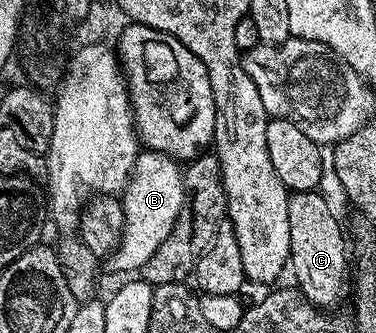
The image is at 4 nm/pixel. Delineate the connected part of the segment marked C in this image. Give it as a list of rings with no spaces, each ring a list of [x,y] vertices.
[[[297,190],[288,197],[291,249],[289,270],[295,273],[294,285],[308,302],[320,308],[331,308],[327,306],[333,305],[349,290],[349,242],[345,237],[344,223],[343,226],[339,223],[338,216],[331,211],[330,204],[321,195],[319,190]]]

